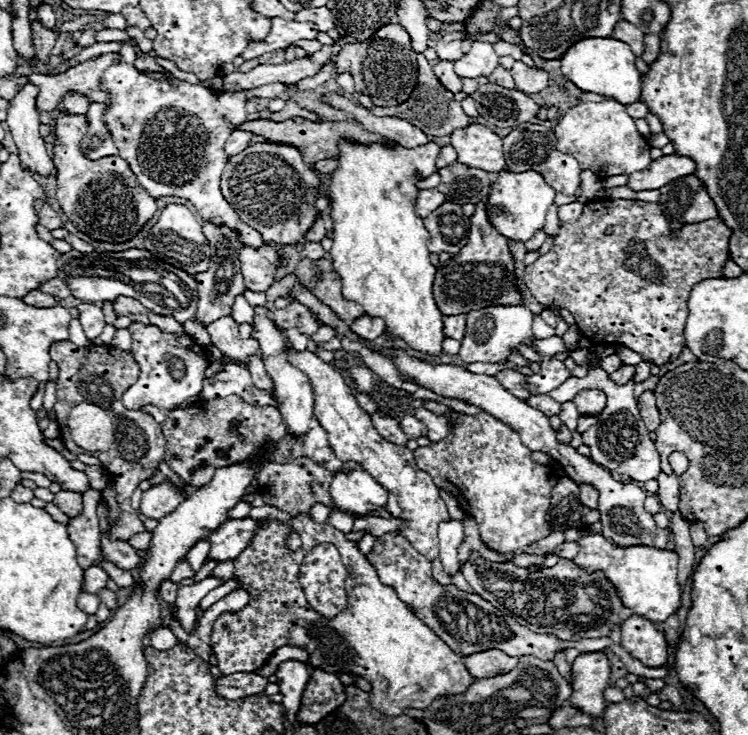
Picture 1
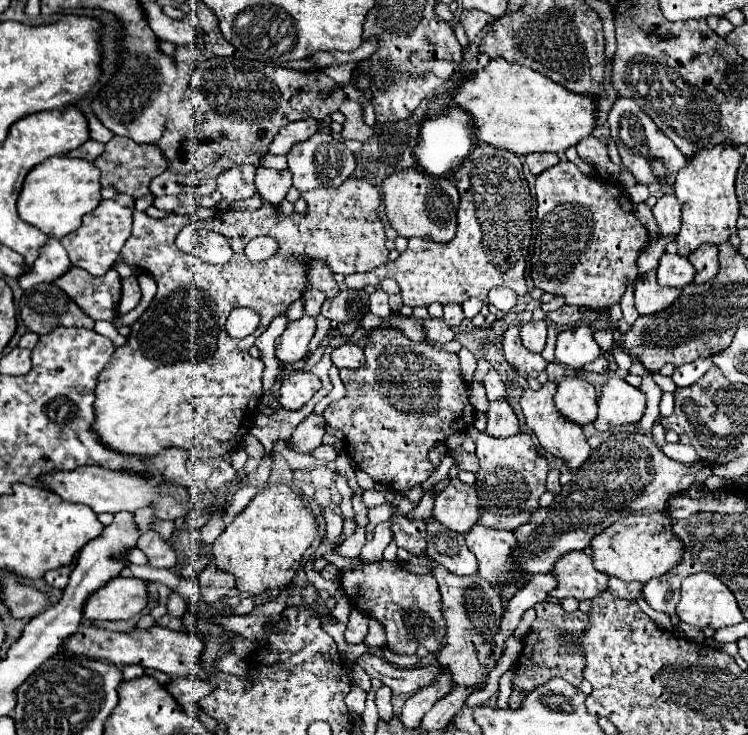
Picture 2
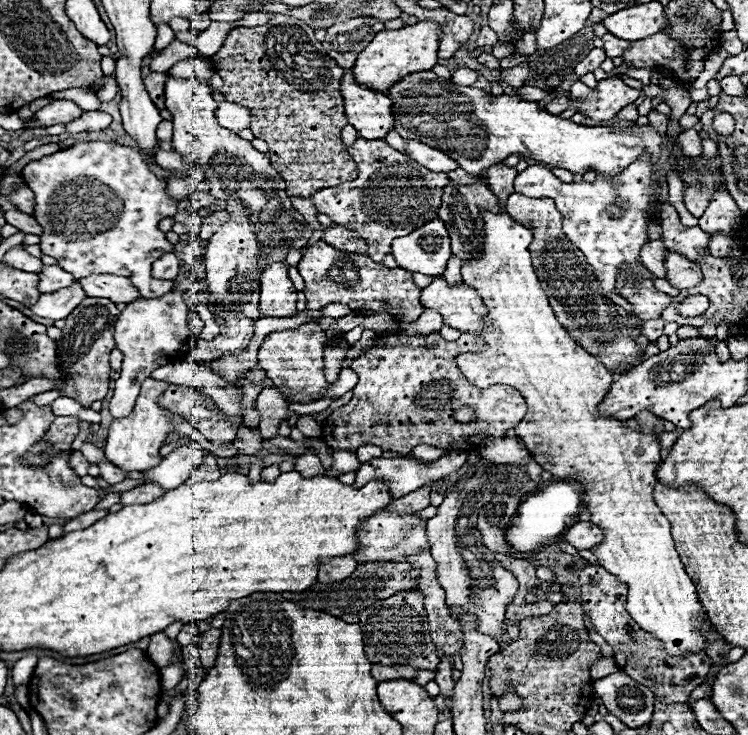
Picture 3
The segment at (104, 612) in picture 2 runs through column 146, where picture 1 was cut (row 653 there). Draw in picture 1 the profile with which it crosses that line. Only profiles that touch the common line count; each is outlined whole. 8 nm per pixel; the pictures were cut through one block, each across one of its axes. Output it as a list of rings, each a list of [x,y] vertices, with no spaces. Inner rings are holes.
[[[604,652],[580,654],[572,662],[572,696],[570,704],[580,712],[596,718],[602,716],[606,700],[602,690],[610,686],[610,662]]]

